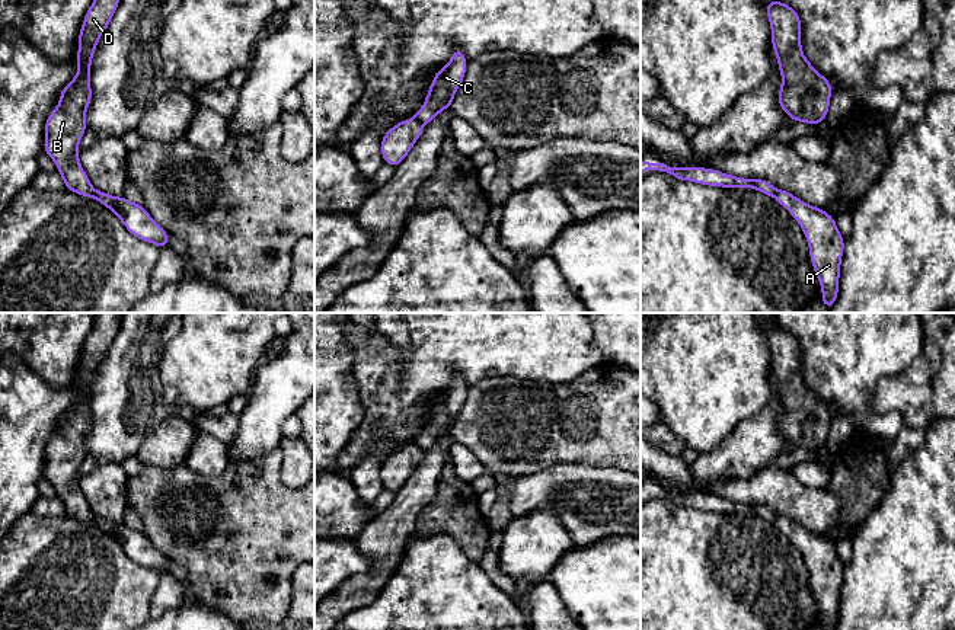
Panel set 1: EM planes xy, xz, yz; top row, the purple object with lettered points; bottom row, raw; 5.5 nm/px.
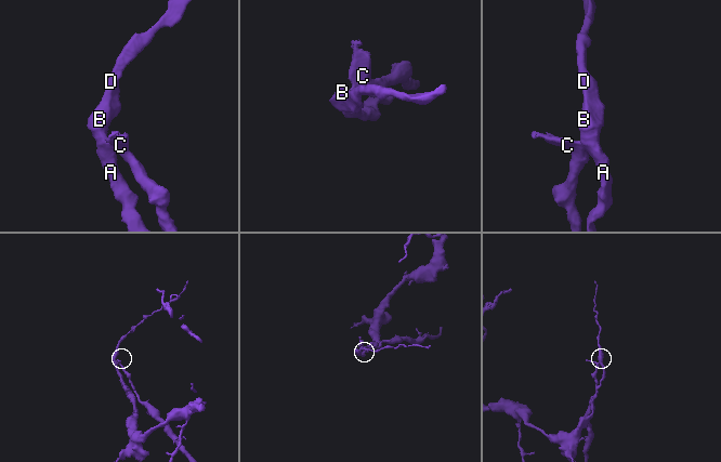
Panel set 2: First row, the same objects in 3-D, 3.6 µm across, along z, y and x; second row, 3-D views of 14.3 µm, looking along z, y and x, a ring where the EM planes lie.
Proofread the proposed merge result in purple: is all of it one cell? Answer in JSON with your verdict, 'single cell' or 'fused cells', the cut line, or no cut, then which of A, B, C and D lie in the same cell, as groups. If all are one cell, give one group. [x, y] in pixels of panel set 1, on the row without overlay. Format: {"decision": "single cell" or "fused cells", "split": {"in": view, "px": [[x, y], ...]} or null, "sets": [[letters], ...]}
{"decision": "fused cells", "split": {"in": "xy", "px": [[92, 514], [95, 523]]}, "sets": [["A", "B", "D"], ["C"]]}

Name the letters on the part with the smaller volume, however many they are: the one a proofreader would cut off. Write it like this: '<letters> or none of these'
C

